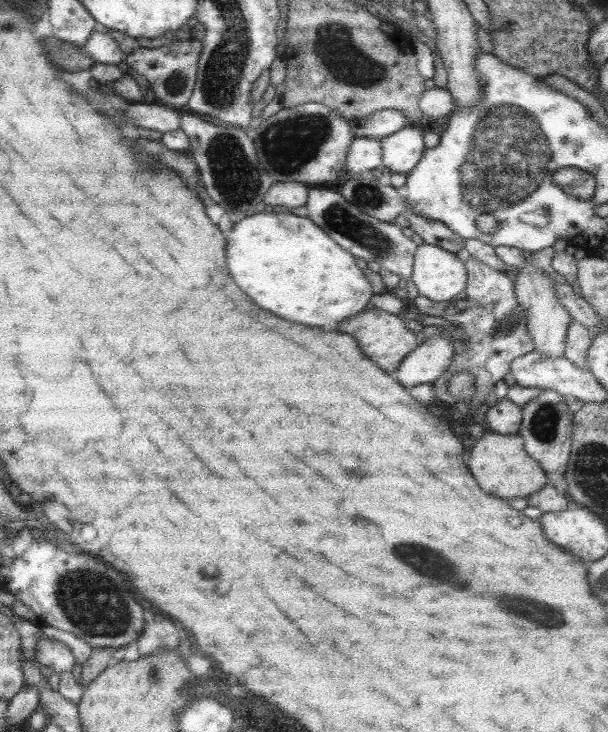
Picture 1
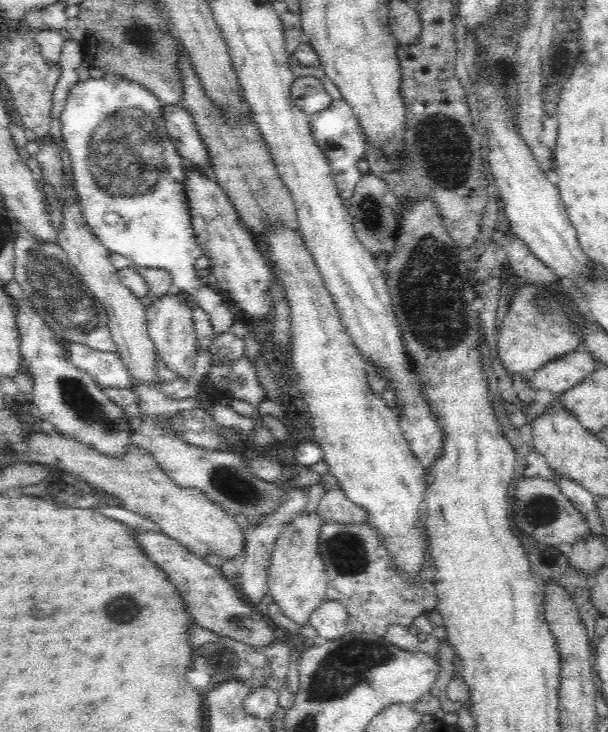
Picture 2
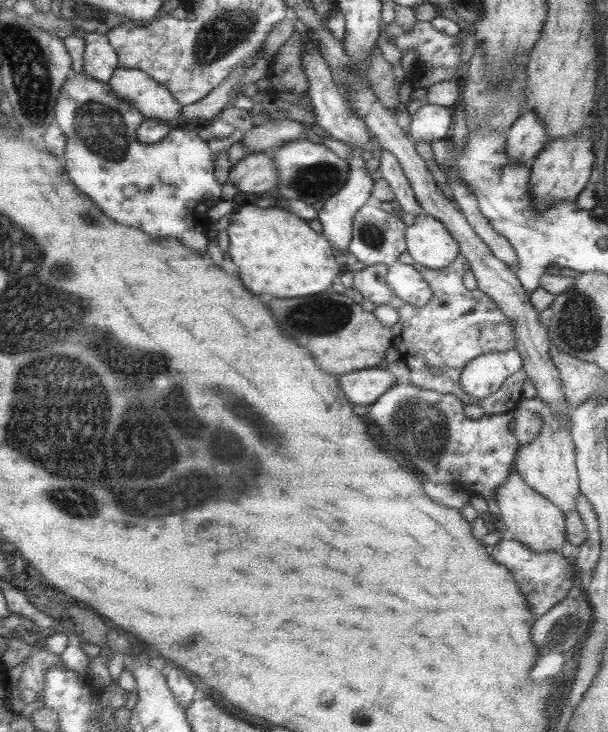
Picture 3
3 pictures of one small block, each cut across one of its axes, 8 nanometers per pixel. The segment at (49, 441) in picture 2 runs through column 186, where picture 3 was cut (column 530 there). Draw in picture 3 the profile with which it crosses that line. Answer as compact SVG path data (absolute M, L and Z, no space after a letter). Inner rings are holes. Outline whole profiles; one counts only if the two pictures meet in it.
M510 473L503 484L500 484L494 496L494 502L501 514L503 533L520 542L535 554L556 552L560 554L565 544L564 514L546 498L529 488L517 473Z

